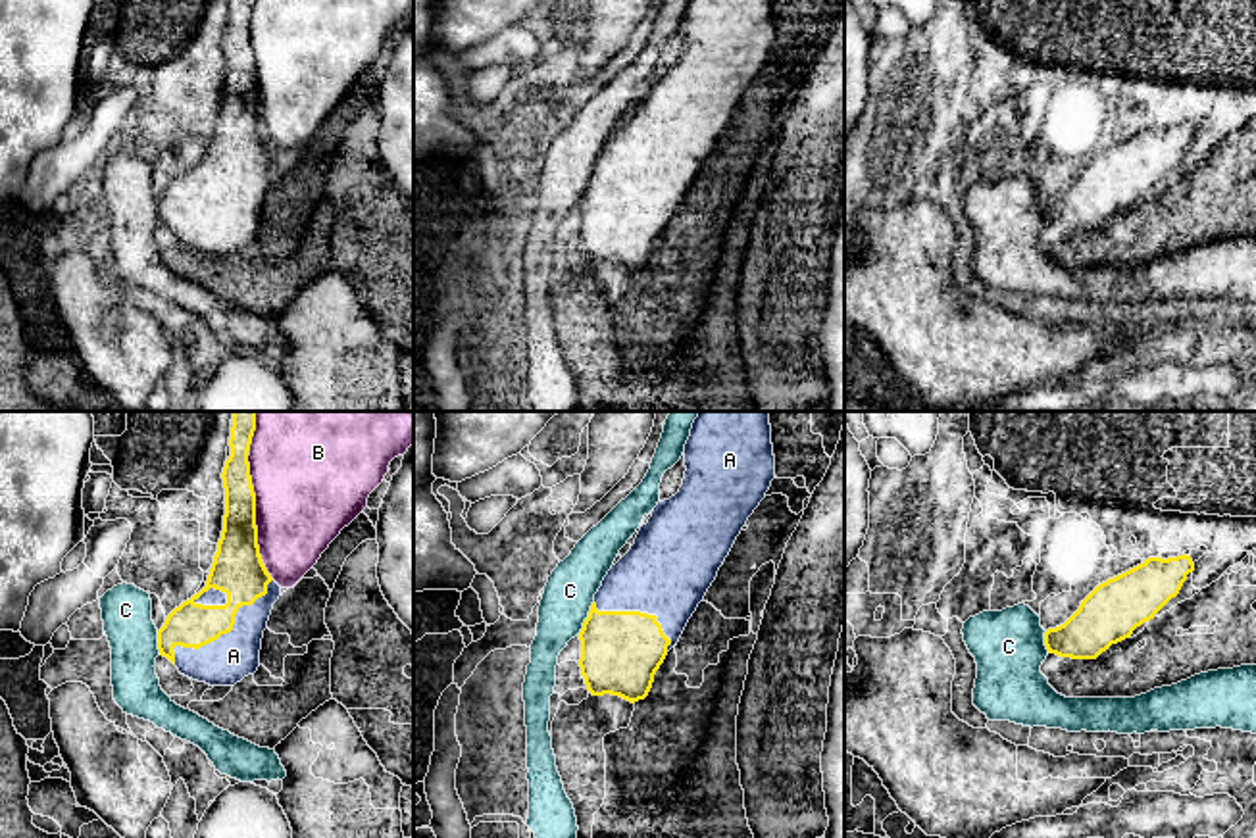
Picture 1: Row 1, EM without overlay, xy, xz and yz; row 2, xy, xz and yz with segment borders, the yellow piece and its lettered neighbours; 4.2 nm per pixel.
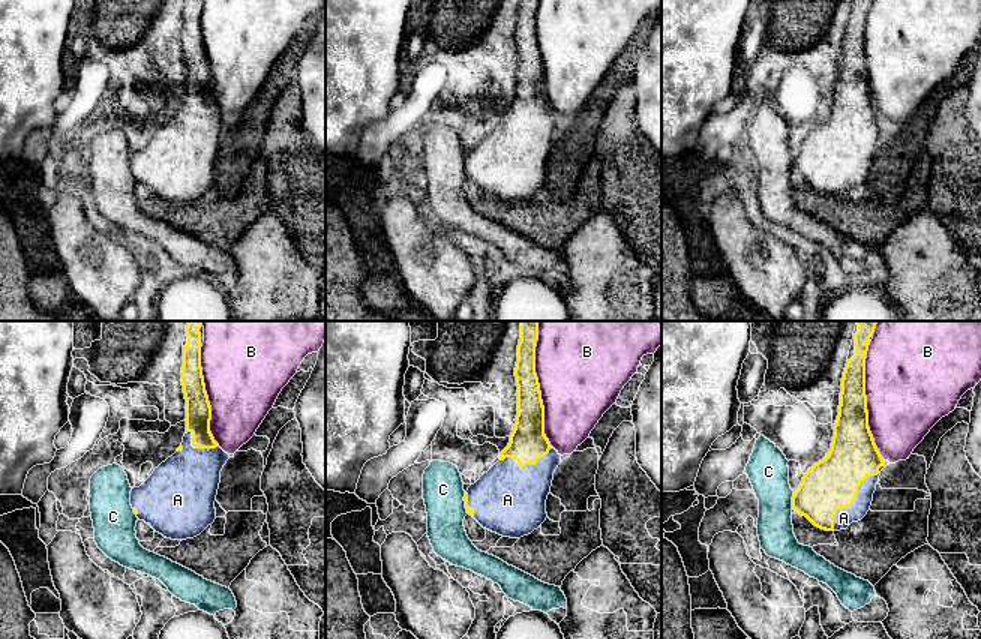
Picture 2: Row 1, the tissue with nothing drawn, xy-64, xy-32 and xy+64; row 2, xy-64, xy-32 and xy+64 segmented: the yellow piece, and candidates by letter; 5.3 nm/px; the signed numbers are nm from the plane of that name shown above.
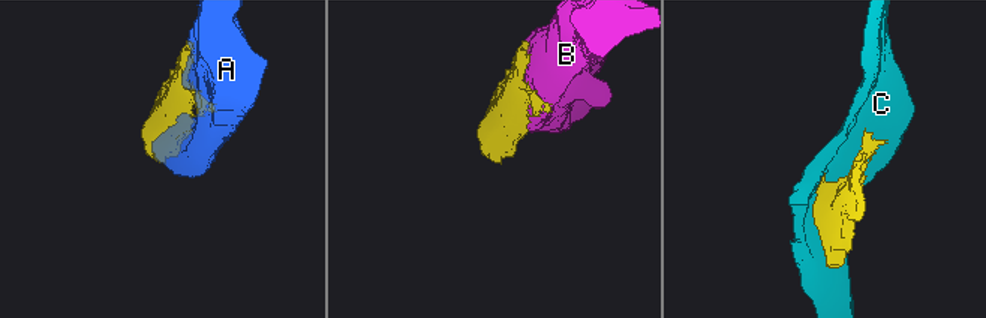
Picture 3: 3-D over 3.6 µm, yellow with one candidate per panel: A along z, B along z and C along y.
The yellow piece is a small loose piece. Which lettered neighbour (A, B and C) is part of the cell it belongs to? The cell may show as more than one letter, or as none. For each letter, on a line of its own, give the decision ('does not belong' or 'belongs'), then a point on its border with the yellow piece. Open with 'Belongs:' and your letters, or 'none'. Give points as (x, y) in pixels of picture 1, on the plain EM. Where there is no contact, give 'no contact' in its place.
Belongs: A
A: belongs; contact xy (226, 202)
B: does not belong; contact xy (254, 87)
C: does not belong; contact xz (587, 187)

